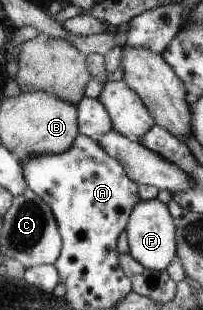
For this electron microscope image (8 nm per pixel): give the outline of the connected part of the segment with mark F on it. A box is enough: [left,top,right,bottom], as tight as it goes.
[128,199,178,272]

